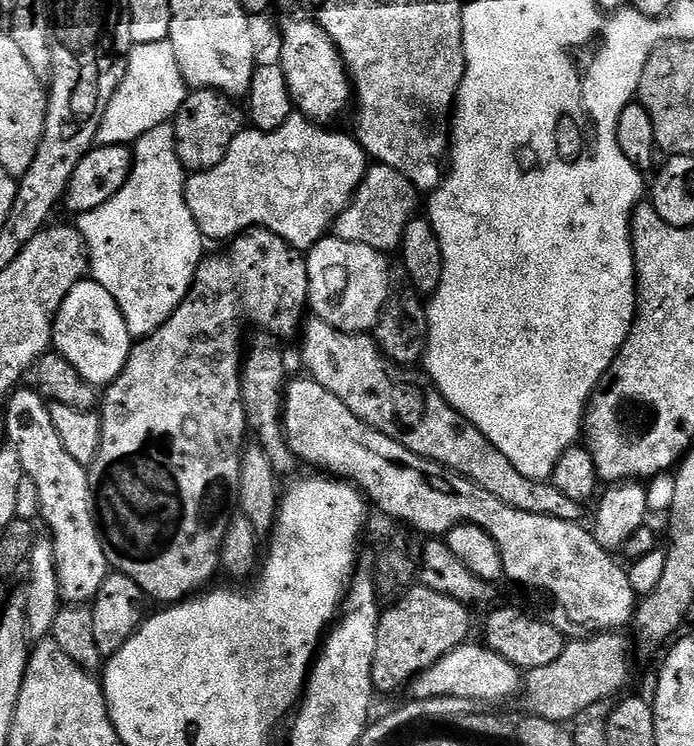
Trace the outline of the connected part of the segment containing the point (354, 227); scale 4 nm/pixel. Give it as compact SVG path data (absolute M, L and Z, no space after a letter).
M373 163L346 210L342 210L337 218L334 225L335 239L365 244L385 254L395 253L403 245L406 226L417 215L416 199L416 187L402 174L398 174L398 170Z

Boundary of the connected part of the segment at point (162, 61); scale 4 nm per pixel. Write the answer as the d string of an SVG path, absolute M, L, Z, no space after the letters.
M168 40L150 44L133 44L128 52L127 74L123 76L114 98L99 124L96 144L131 145L146 131L169 123L180 111L188 93L185 80L175 61L173 44Z

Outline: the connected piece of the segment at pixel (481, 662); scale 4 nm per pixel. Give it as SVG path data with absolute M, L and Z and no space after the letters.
M465 642L458 645L450 654L438 658L434 666L426 669L421 676L416 677L410 685L410 692L417 700L442 698L466 698L483 702L483 700L508 700L512 695L519 693L522 688L522 672L506 658L497 652L492 652L483 643Z

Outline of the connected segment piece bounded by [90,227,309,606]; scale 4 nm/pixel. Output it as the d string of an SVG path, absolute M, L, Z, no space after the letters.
M250 228L240 233L227 245L228 252L221 256L205 255L200 261L196 276L192 279L190 290L186 298L170 314L170 318L158 330L154 330L152 336L137 339L133 343L130 354L126 358L126 366L107 385L102 392L102 407L98 415L102 426L102 438L100 449L96 455L96 461L90 465L91 475L94 477L94 508L98 513L99 523L102 525L104 540L104 553L109 565L123 576L128 576L144 591L145 597L161 600L164 606L171 606L201 590L207 589L213 583L216 572L221 571L220 554L223 550L224 535L227 534L228 520L226 513L229 511L228 503L233 503L240 486L240 461L246 447L246 441L250 436L248 415L244 409L242 398L242 386L240 385L240 370L242 367L242 344L240 339L244 336L244 327L253 324L261 333L285 338L301 331L305 323L304 308L309 307L308 302L308 261L302 255L301 249L292 248L278 234L271 232L269 228Z

